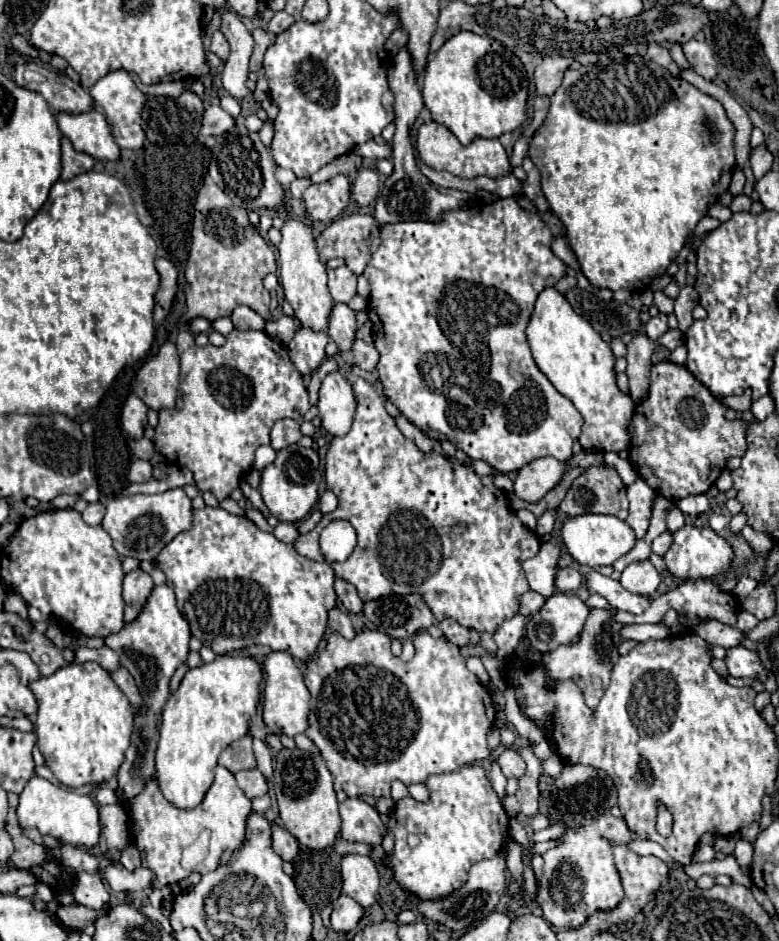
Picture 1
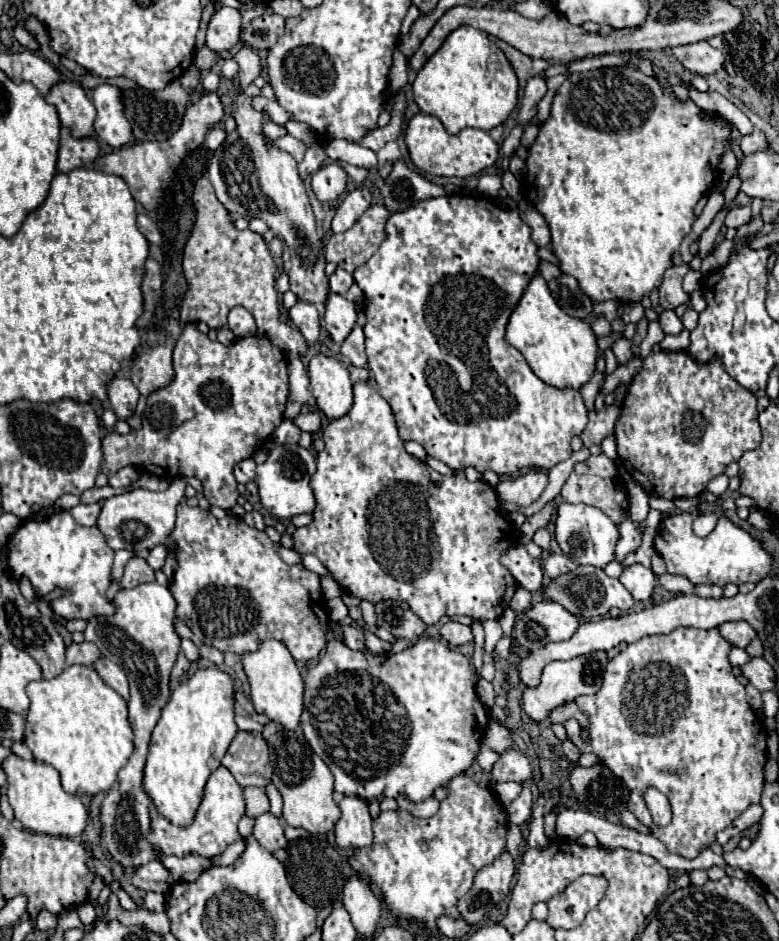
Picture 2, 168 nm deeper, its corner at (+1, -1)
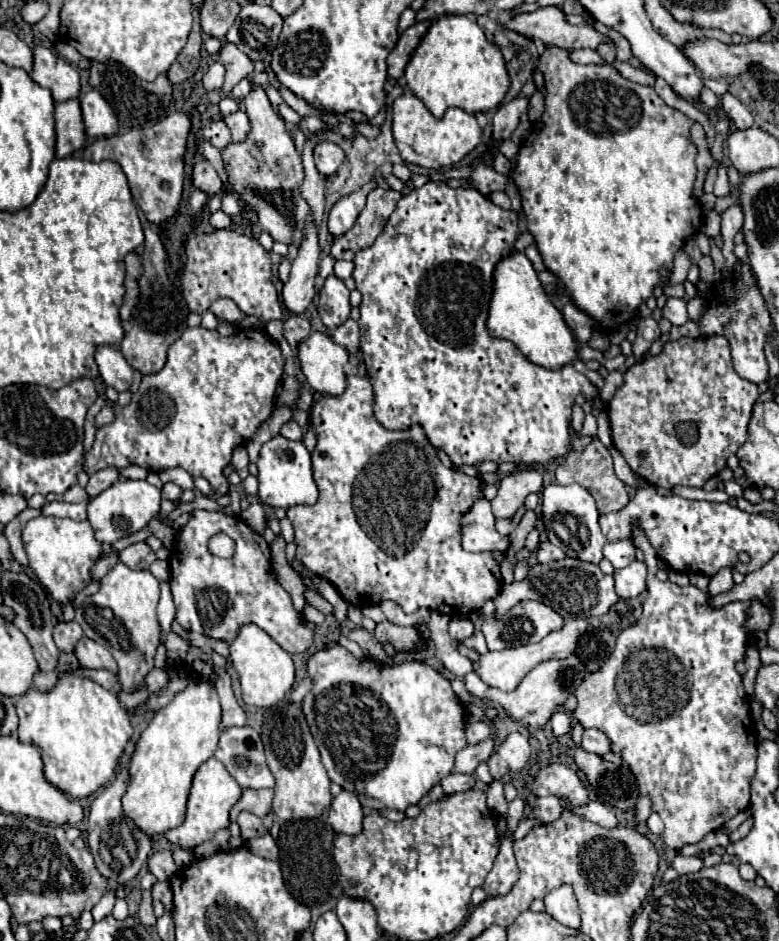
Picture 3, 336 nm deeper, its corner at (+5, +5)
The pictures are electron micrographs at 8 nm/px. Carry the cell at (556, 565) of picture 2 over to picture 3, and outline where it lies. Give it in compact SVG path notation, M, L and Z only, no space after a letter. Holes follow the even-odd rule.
M543 542L539 548L537 548L537 560L541 564L549 564L549 562L555 562L555 560L563 560L565 554L563 550L559 550L557 546L553 546L551 542Z

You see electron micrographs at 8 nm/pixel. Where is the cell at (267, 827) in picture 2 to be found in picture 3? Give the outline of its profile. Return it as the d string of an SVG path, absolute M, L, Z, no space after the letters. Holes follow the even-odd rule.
M243 811L237 818L241 830L241 836L245 840L251 840L251 838L257 838L257 836L263 836L265 834L265 826L263 826L263 820L251 812Z

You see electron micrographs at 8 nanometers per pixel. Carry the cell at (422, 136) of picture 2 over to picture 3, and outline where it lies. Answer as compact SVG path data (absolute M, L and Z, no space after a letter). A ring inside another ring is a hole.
M403 94L393 102L393 136L399 154L407 164L441 170L445 166L461 162L473 148L477 148L483 140L483 130L473 114L451 108L443 120L437 120L417 96Z

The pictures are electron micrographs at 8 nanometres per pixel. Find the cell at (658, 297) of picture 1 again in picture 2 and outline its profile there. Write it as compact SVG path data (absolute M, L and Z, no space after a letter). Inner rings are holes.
M671 266L663 276L663 284L659 286L659 304L663 308L675 310L677 306L689 302L689 294L683 290L683 276L689 272L689 266Z

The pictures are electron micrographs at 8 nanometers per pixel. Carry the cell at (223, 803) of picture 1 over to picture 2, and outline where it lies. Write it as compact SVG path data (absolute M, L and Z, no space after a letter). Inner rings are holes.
M219 766L207 780L205 784L205 792L203 792L203 800L199 804L197 816L193 820L191 826L181 828L181 826L173 826L171 822L167 822L163 816L153 814L151 818L151 832L149 832L149 842L161 850L163 854L173 854L173 856L189 856L189 854L199 854L203 858L213 858L217 854L221 854L229 844L241 840L239 832L237 832L237 824L241 820L241 816L245 814L245 800L243 800L243 788L235 782L235 778L231 776L231 772L223 766Z

